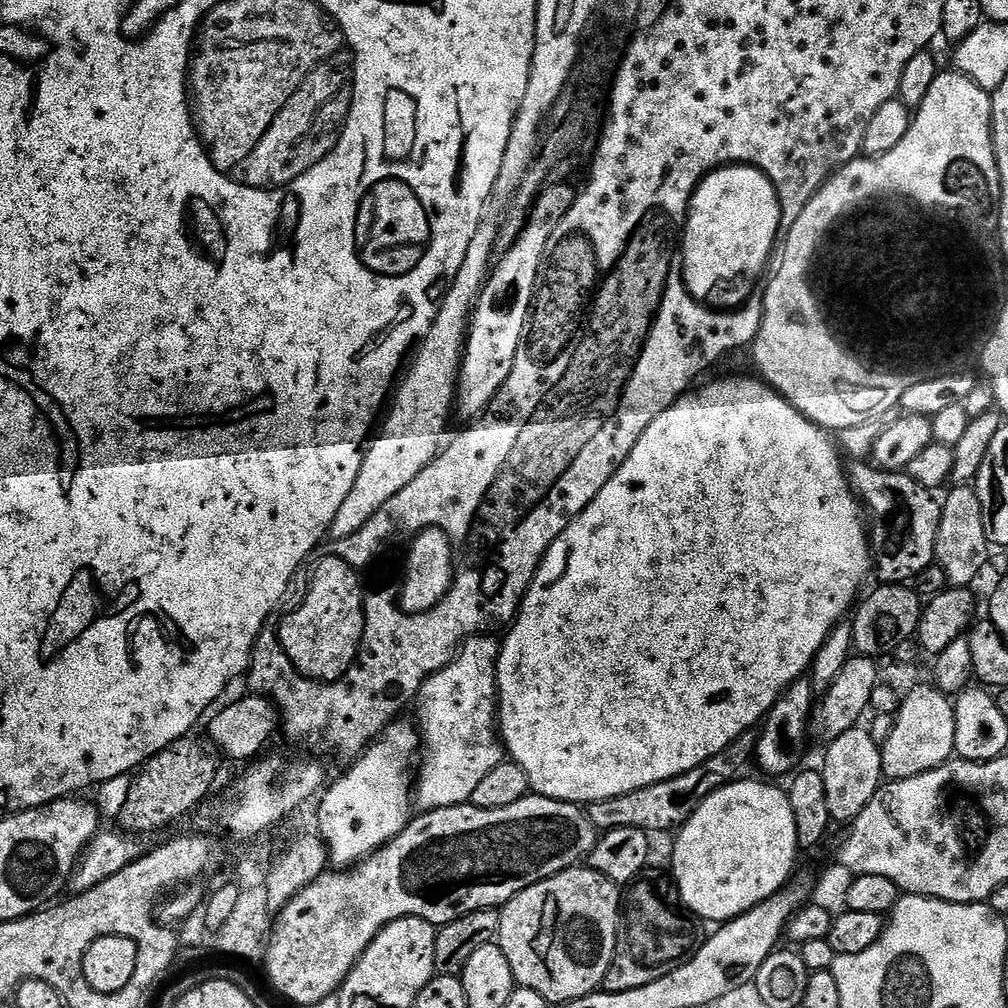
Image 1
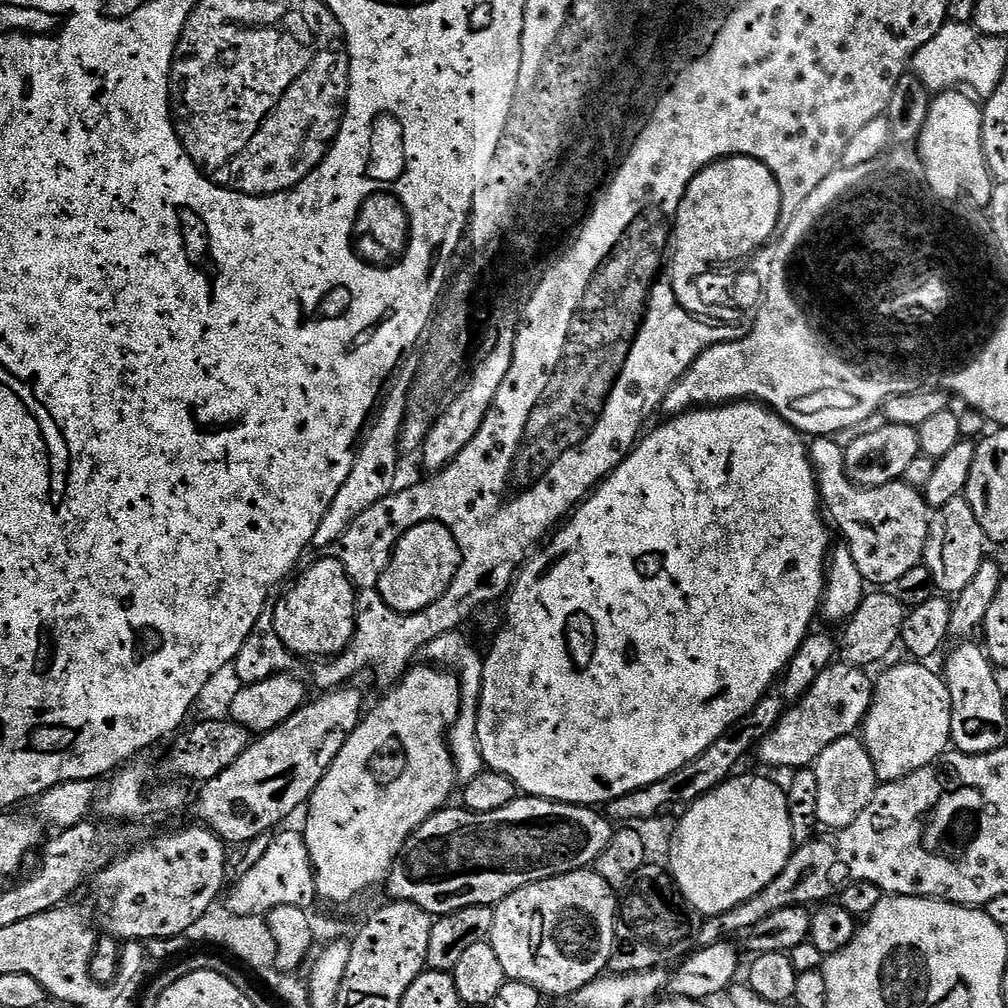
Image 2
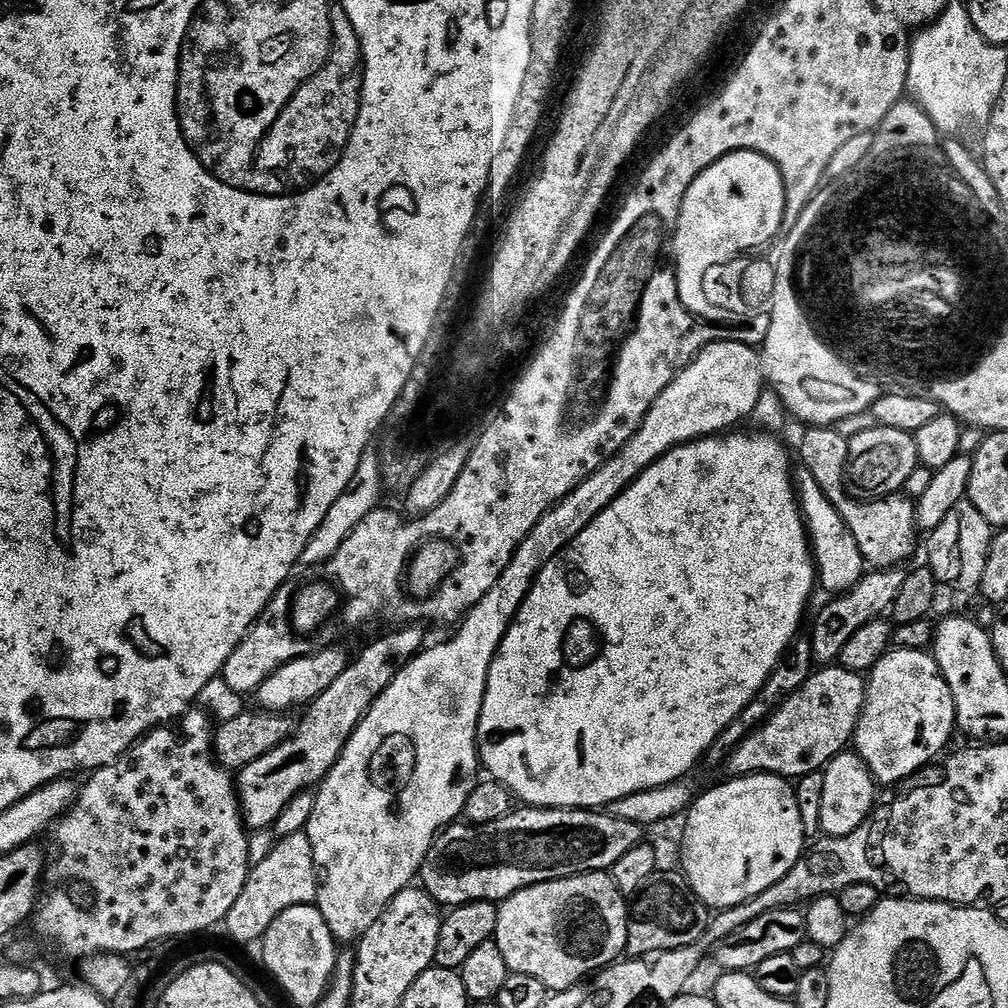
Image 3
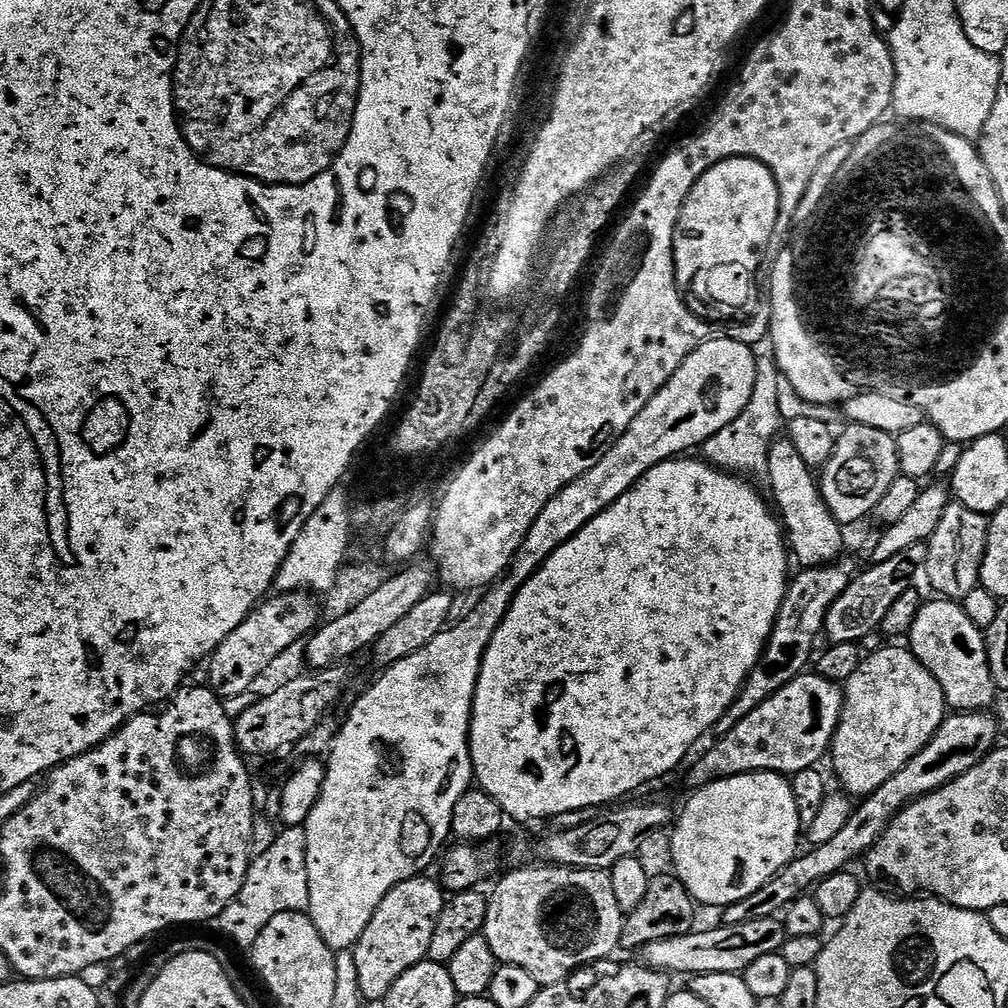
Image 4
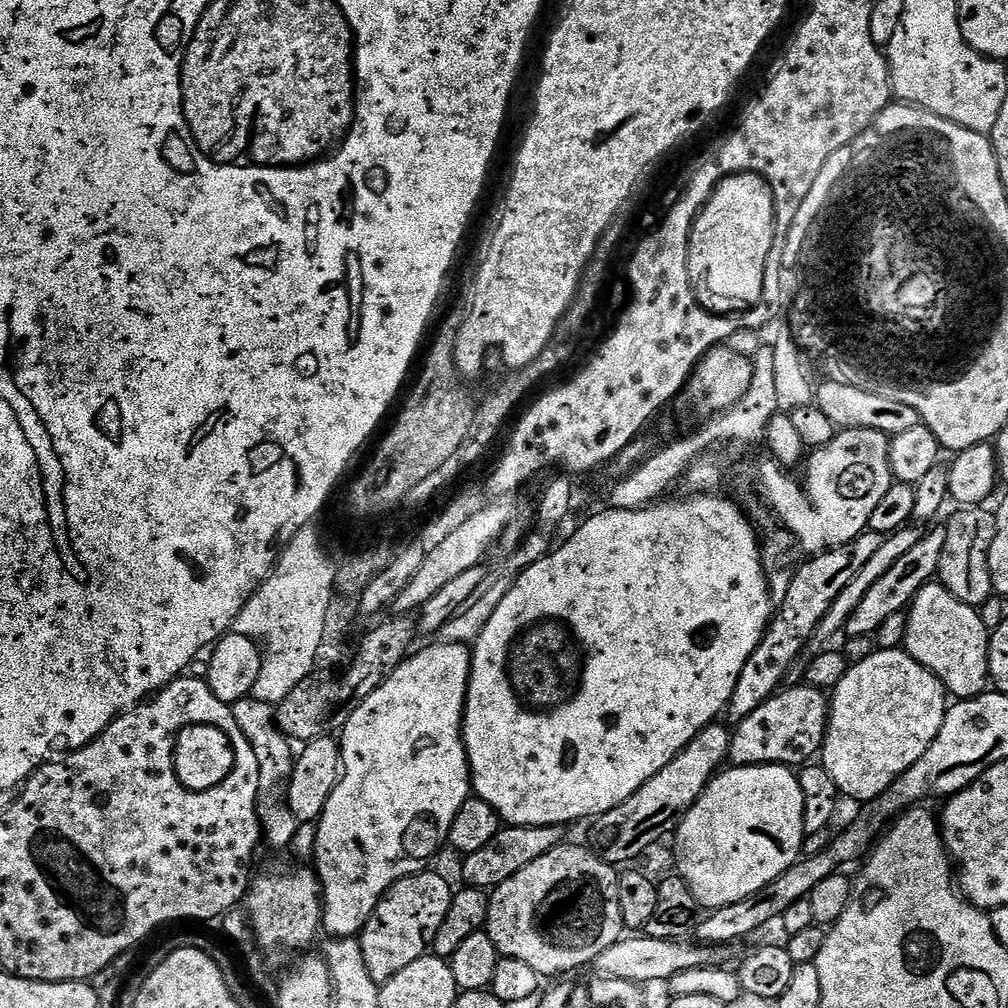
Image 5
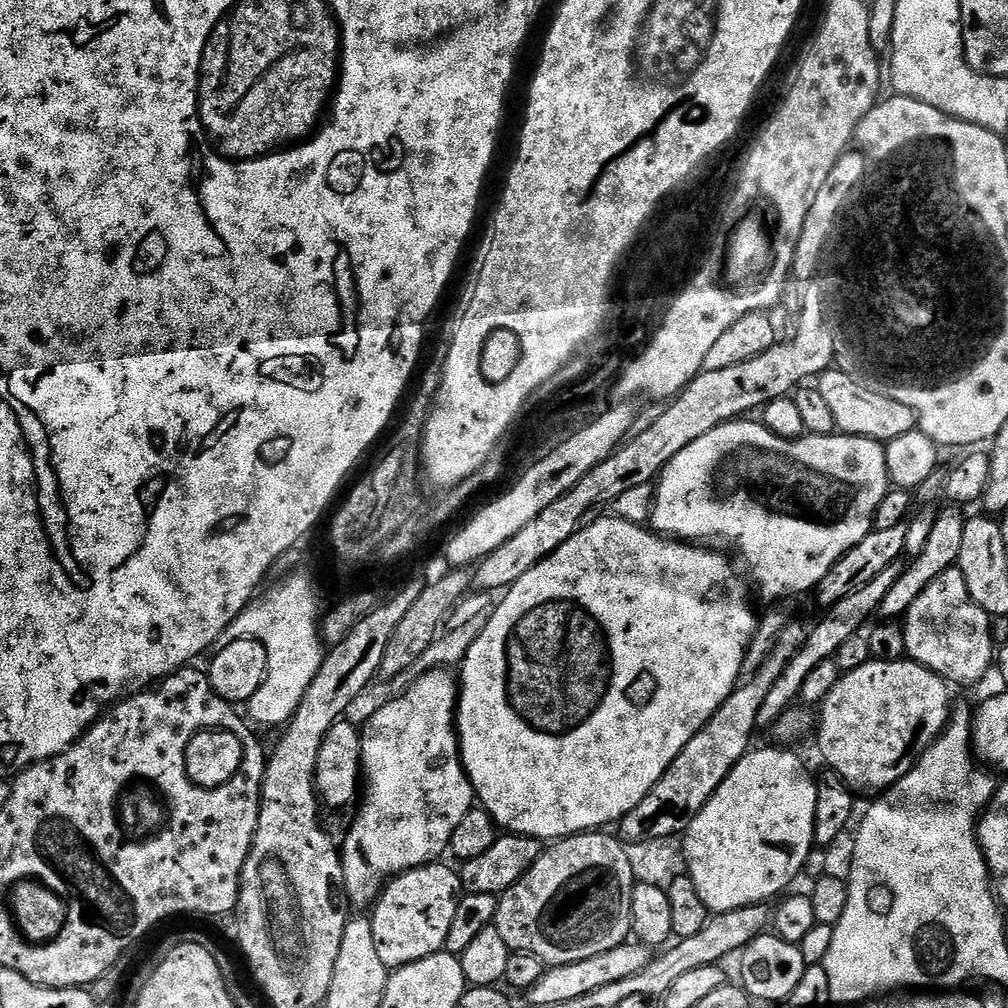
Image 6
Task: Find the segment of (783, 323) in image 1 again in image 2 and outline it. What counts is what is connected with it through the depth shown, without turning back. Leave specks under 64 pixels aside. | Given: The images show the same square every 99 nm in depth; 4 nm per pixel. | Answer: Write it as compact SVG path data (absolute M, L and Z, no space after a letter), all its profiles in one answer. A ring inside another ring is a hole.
M949 90L939 93L931 101L928 118L924 130L918 141L919 158L927 158L928 164L939 174L941 180L945 180L951 188L968 188L978 197L978 202L986 202L991 205L994 200L994 181L992 172L988 168L988 159L984 157L984 114L981 105L971 100L973 97L964 90ZM759 318L748 340L737 339L731 344L713 344L693 361L692 369L672 388L662 408L668 414L684 414L697 406L723 406L733 402L759 402L780 415L787 424L808 438L818 436L835 437L835 432L847 433L860 422L864 422L875 412L883 409L888 401L885 384L871 384L860 380L860 376L848 372L838 360L825 352L812 340L812 332L802 330L799 326L783 328L774 323L774 318Z

